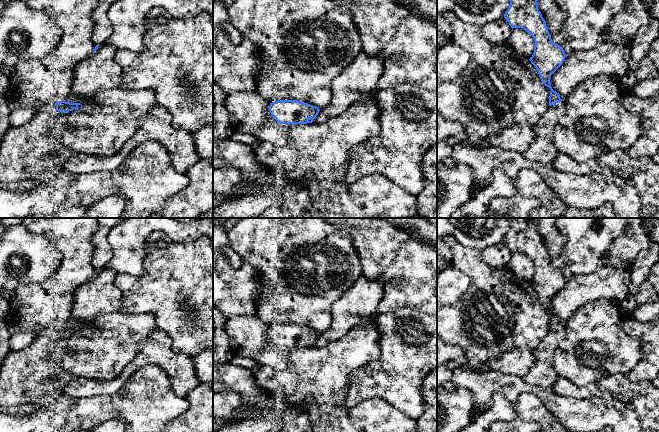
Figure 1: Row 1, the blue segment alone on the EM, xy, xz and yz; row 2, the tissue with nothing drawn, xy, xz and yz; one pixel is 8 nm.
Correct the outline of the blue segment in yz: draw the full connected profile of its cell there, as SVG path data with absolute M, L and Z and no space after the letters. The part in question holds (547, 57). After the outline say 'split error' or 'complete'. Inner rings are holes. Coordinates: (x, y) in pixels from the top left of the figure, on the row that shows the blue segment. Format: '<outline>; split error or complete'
M509 0L510 6L504 14L504 18L509 22L511 28L522 28L529 32L534 39L534 53L529 59L537 69L542 83L550 88L549 107L545 114L536 123L535 130L537 133L536 139L523 153L524 157L529 160L539 161L541 163L552 162L557 154L553 142L553 128L558 124L559 119L565 114L565 101L551 87L551 75L563 64L566 54L563 48L552 42L551 35L546 26L546 22L538 9L538 0Z; split error

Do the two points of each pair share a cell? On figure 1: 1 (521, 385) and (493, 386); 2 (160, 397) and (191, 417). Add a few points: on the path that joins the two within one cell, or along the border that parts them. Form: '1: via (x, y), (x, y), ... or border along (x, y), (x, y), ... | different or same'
1: via (514, 386), (500, 385) | same
2: border along (186, 398), (188, 408), (171, 421) | different

